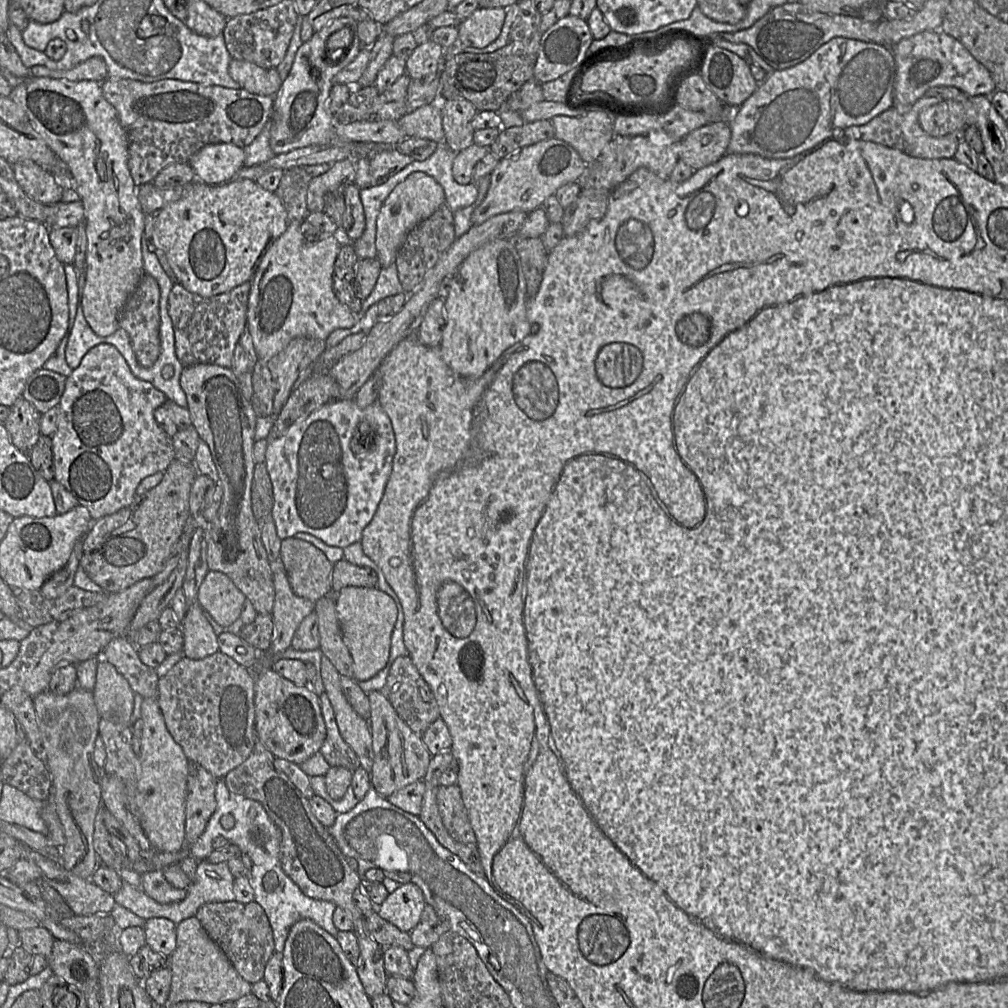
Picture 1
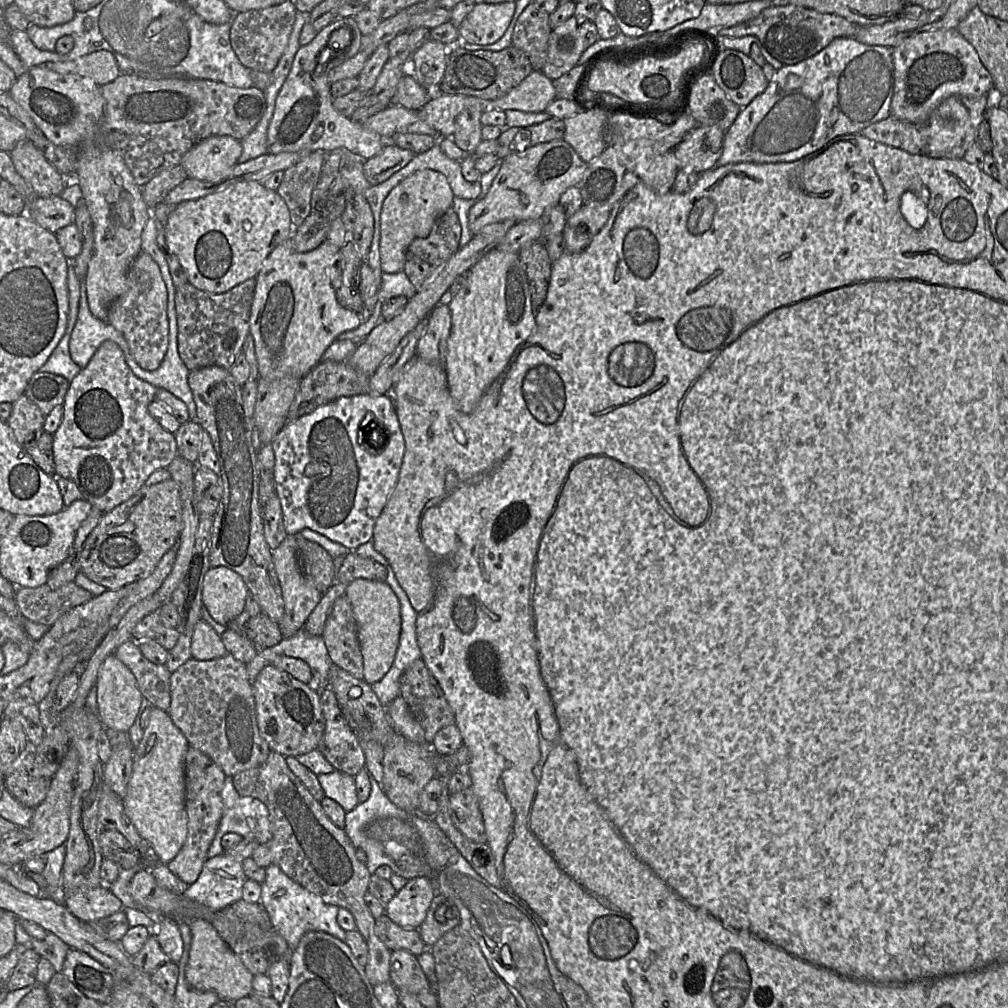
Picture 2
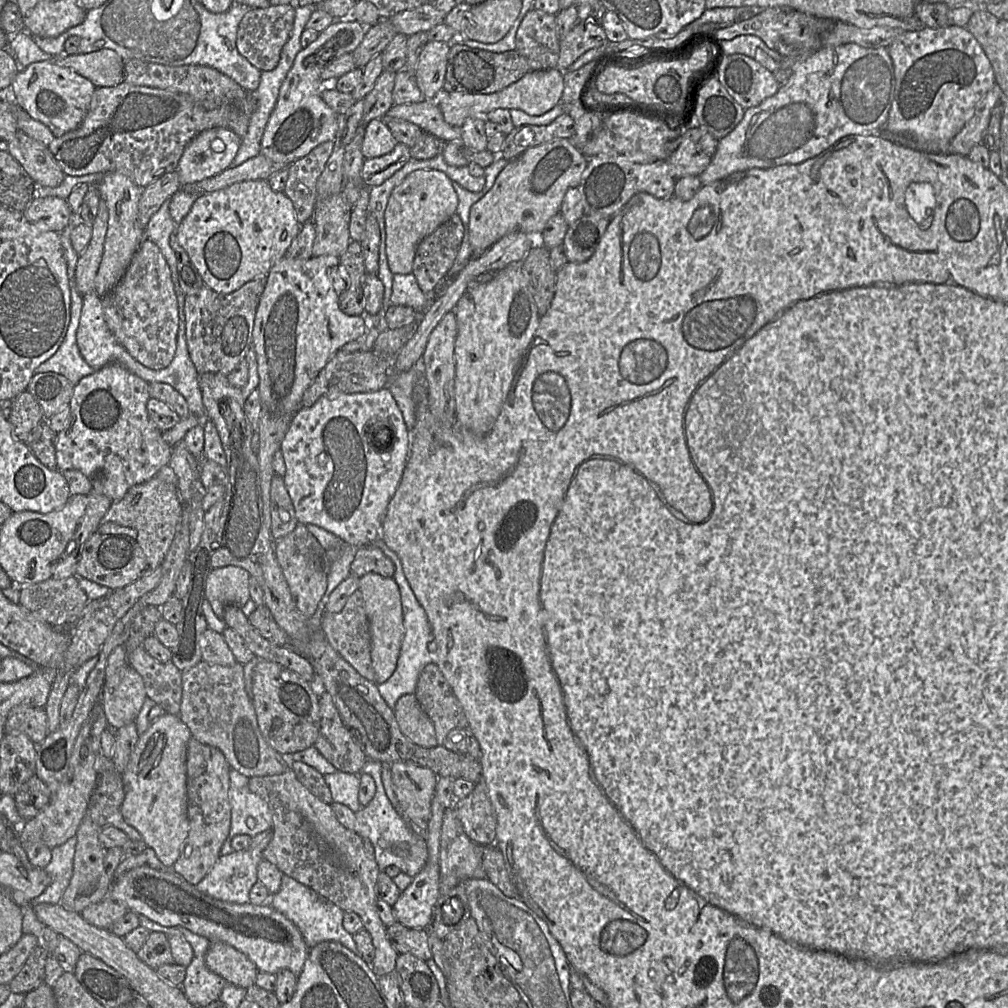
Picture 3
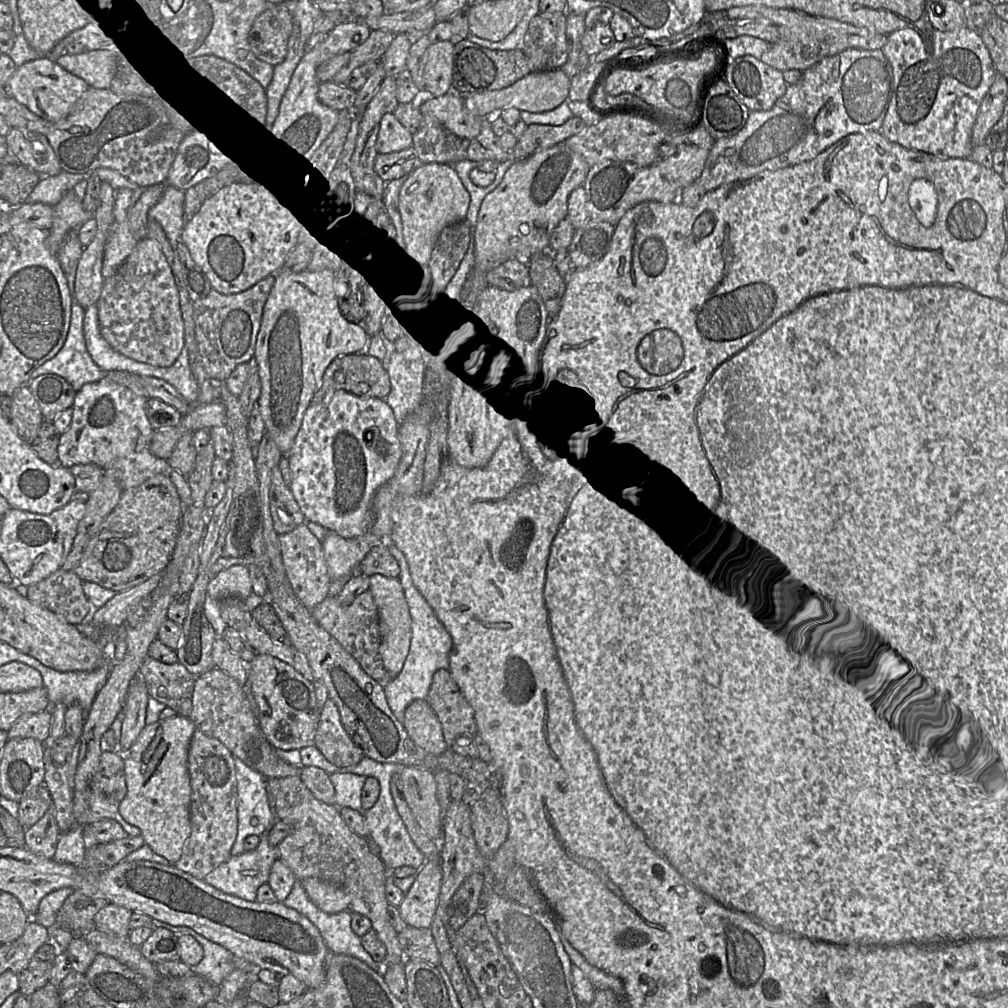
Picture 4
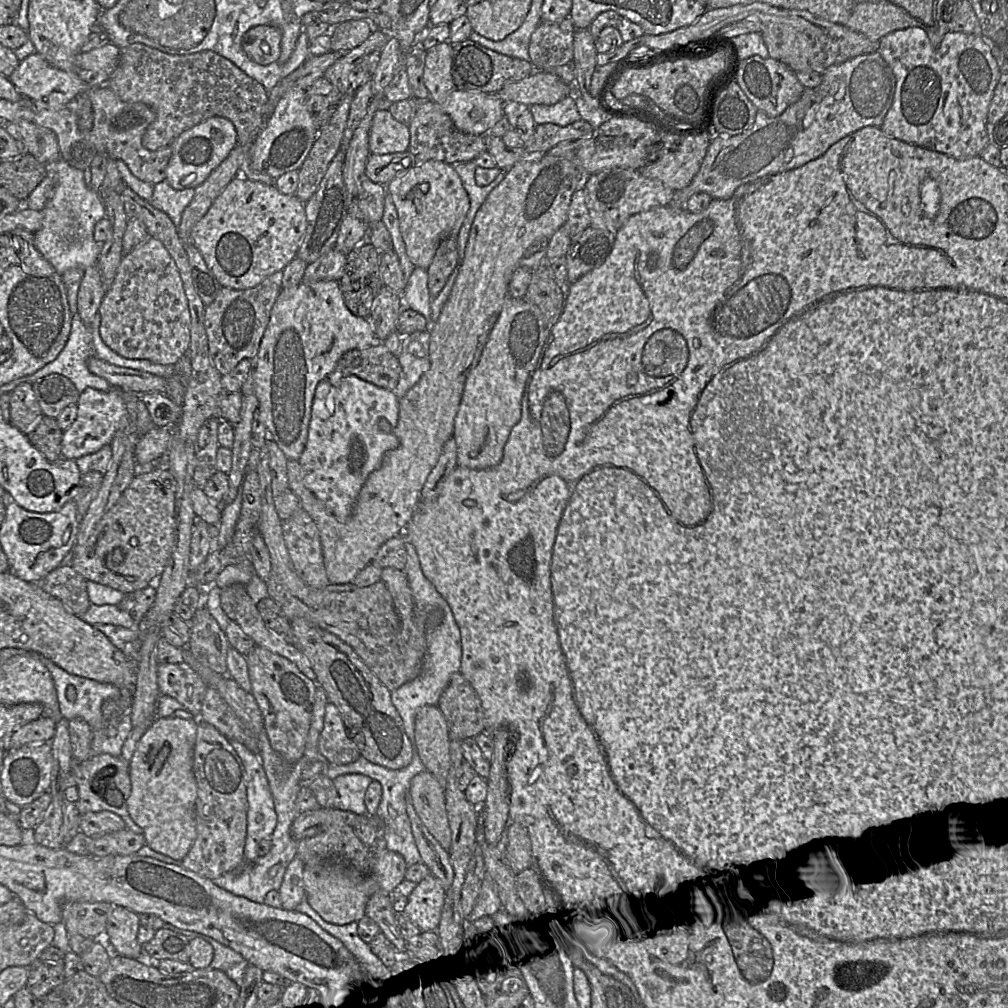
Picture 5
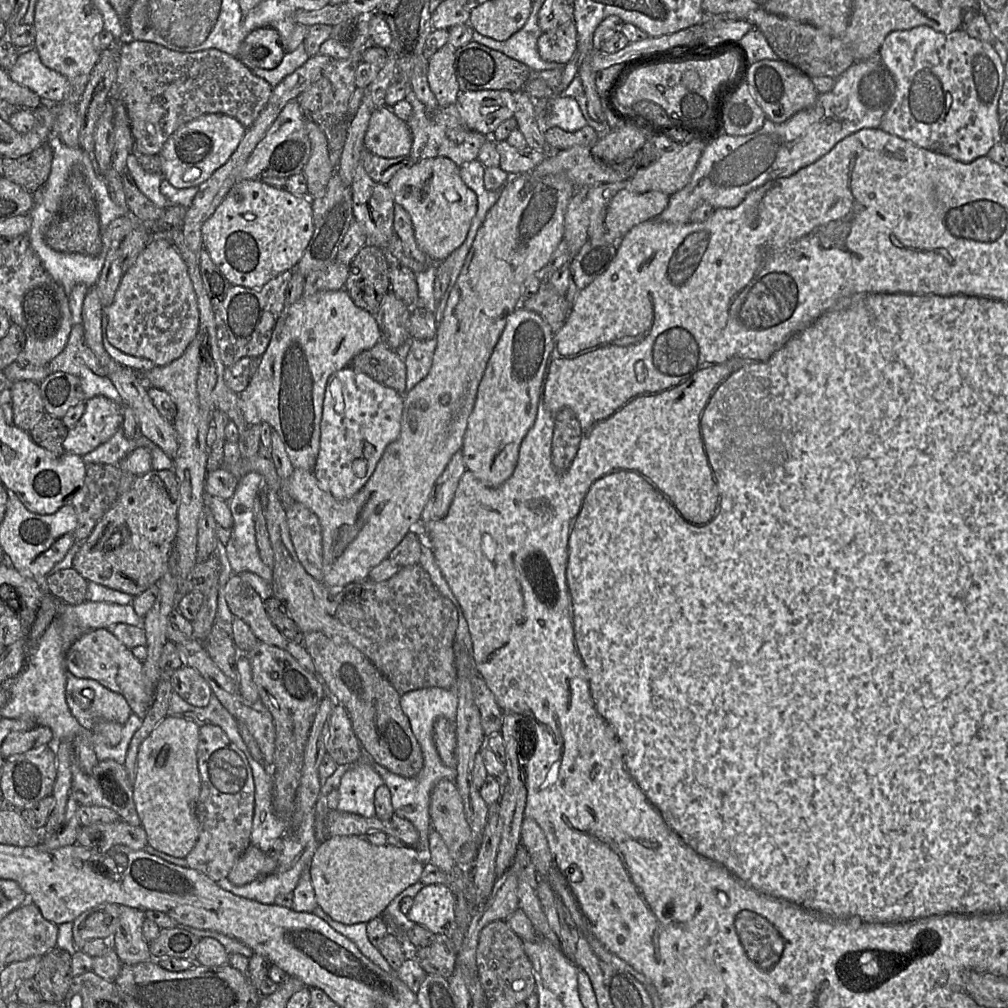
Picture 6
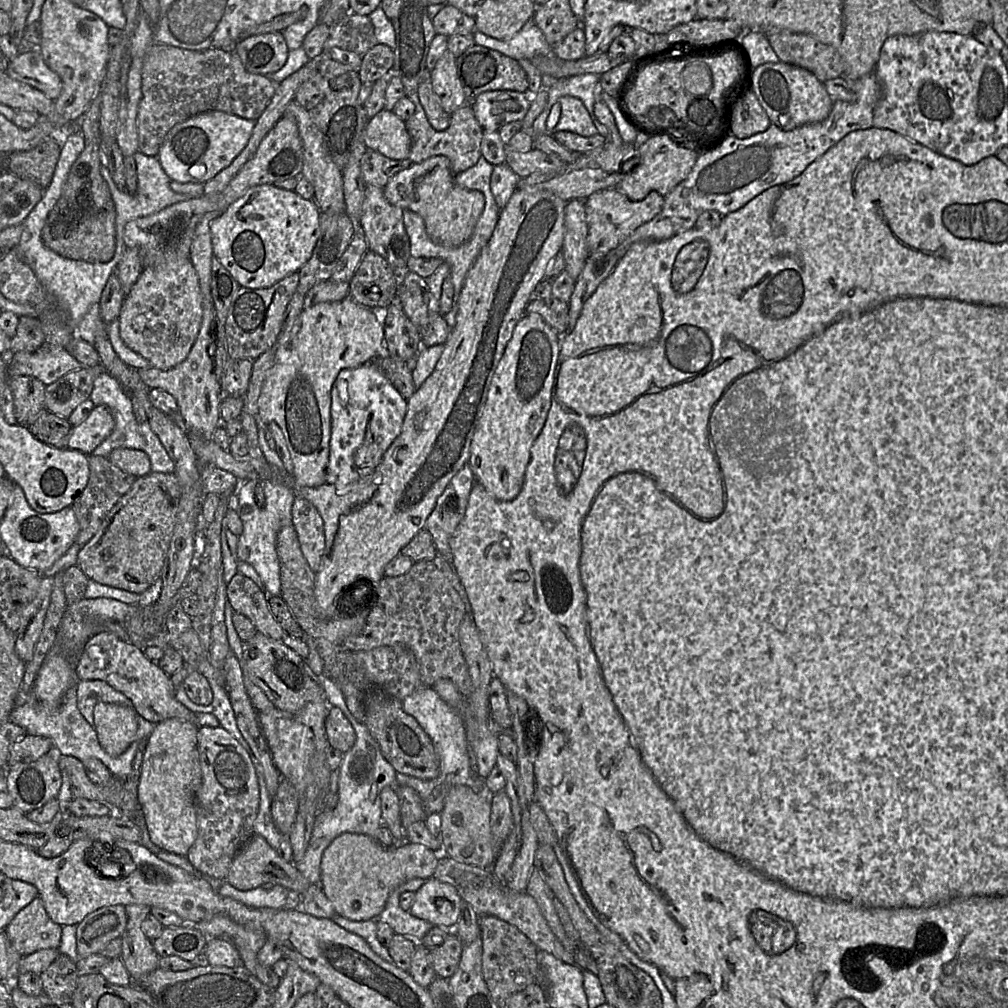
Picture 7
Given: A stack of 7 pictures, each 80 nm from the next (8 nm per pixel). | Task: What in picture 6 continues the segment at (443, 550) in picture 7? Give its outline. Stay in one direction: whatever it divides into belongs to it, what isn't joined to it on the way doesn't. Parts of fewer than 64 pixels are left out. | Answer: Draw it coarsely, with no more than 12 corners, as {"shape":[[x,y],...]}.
{"shape":[[457,451],[437,479],[422,523],[443,518],[466,471]]}

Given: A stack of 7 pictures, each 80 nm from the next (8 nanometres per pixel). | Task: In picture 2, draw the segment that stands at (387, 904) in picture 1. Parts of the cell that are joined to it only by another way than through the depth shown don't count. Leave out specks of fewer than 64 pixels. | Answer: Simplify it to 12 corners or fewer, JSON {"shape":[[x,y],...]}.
{"shape":[[415,877],[385,905],[385,915],[418,929],[435,896]]}

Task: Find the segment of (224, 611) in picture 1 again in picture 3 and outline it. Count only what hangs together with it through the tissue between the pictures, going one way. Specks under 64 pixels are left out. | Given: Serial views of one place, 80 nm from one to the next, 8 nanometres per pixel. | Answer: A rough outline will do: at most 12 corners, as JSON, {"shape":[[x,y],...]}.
{"shape":[[238,566],[211,570],[205,599],[218,617],[250,600],[249,572]]}

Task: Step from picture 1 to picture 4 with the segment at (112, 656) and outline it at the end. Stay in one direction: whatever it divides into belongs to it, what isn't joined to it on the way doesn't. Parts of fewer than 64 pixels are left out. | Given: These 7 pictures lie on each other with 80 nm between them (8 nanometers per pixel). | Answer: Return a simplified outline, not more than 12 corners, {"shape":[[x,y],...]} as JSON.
{"shape":[[148,655],[150,697],[190,718],[196,677]]}

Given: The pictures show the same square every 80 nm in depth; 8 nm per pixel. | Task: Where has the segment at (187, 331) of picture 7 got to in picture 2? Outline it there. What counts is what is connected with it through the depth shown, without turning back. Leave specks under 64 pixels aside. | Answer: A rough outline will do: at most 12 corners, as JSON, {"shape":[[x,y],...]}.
{"shape":[[141,251],[108,308],[138,365],[162,363],[168,291]]}

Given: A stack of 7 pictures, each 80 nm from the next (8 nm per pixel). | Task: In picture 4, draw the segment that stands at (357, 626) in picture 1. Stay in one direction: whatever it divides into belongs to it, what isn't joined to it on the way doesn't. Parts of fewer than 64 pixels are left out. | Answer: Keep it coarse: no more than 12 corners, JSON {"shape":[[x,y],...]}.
{"shape":[[369,576],[378,609],[380,655],[392,678],[411,641],[411,616],[398,577]]}

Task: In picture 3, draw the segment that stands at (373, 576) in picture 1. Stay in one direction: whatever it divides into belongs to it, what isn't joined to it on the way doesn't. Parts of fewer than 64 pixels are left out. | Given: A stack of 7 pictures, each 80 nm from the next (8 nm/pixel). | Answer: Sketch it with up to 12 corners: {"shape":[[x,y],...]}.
{"shape":[[379,547],[356,550],[350,570],[393,577],[395,565]]}

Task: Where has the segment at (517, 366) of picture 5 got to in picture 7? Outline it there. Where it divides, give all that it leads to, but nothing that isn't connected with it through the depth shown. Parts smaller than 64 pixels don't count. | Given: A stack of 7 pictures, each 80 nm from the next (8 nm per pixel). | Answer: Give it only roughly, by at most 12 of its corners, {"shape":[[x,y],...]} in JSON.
{"shape":[[525,313],[492,377],[468,463],[497,500],[523,487],[561,336]]}

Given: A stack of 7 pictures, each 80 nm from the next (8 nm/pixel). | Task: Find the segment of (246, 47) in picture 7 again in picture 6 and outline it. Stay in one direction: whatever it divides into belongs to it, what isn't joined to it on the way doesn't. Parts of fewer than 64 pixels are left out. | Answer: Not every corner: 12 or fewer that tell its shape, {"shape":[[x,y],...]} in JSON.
{"shape":[[261,27],[237,58],[249,69],[274,69],[285,53],[279,33]]}

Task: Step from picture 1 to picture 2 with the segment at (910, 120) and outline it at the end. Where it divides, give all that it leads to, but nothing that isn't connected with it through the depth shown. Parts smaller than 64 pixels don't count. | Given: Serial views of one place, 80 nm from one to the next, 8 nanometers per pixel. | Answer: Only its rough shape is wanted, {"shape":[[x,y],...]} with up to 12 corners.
{"shape":[[950,96],[928,121],[889,116],[862,129],[914,155],[963,159],[986,96]]}

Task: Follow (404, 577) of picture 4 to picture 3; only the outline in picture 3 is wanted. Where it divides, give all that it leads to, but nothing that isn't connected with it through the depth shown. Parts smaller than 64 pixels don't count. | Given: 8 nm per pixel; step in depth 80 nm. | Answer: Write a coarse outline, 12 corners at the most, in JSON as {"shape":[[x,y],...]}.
{"shape":[[401,563],[393,579],[401,595],[404,637],[395,671],[377,685],[394,709],[414,694],[434,663],[434,635]]}

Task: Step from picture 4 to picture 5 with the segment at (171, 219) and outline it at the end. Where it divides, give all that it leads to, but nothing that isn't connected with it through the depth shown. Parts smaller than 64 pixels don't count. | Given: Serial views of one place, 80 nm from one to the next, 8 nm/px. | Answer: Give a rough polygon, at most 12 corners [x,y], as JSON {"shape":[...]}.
{"shape":[[165,179],[154,185],[150,204],[178,227],[195,188],[174,189]]}

